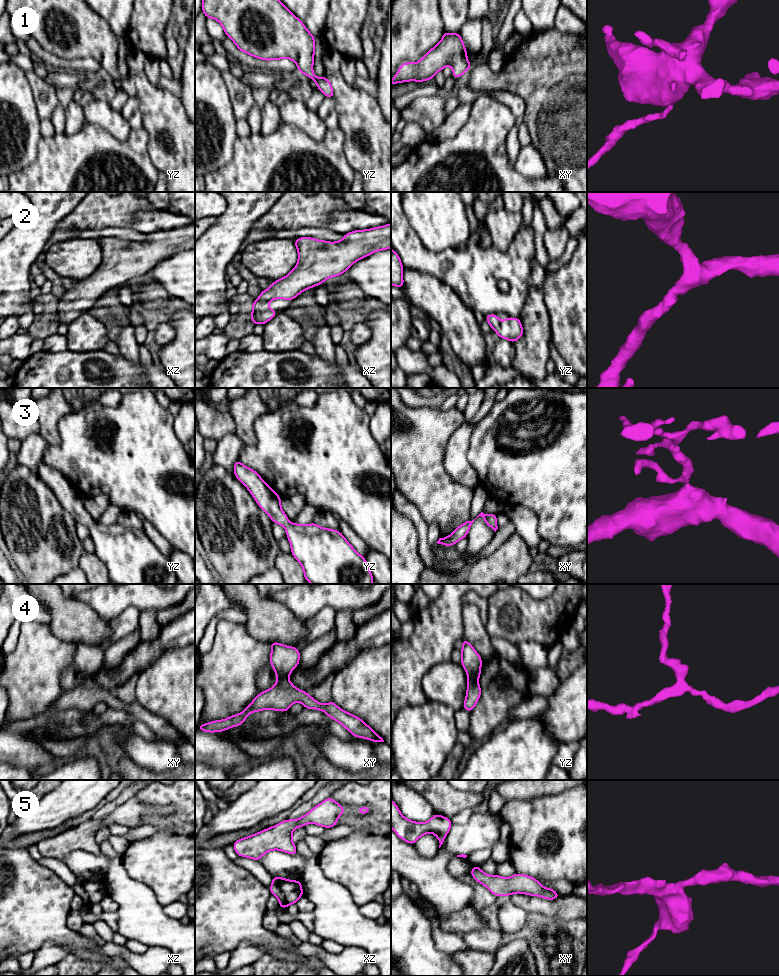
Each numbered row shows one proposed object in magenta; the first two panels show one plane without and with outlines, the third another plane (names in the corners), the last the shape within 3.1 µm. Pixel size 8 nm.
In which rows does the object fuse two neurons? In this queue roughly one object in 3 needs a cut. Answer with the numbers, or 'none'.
4

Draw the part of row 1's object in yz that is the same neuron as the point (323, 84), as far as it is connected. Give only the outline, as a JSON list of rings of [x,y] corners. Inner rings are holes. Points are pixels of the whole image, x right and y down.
[[[202,0],[202,12],[206,18],[213,18],[218,21],[222,25],[226,36],[243,53],[264,61],[280,60],[282,58],[291,59],[296,63],[299,73],[312,79],[325,97],[334,99],[334,91],[329,80],[325,76],[318,78],[313,73],[315,36],[280,0]]]

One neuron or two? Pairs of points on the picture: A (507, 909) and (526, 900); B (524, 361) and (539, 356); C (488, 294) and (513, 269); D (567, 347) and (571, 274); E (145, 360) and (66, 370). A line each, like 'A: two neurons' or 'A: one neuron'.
A: two neurons
B: one neuron
C: one neuron
D: one neuron
E: two neurons

